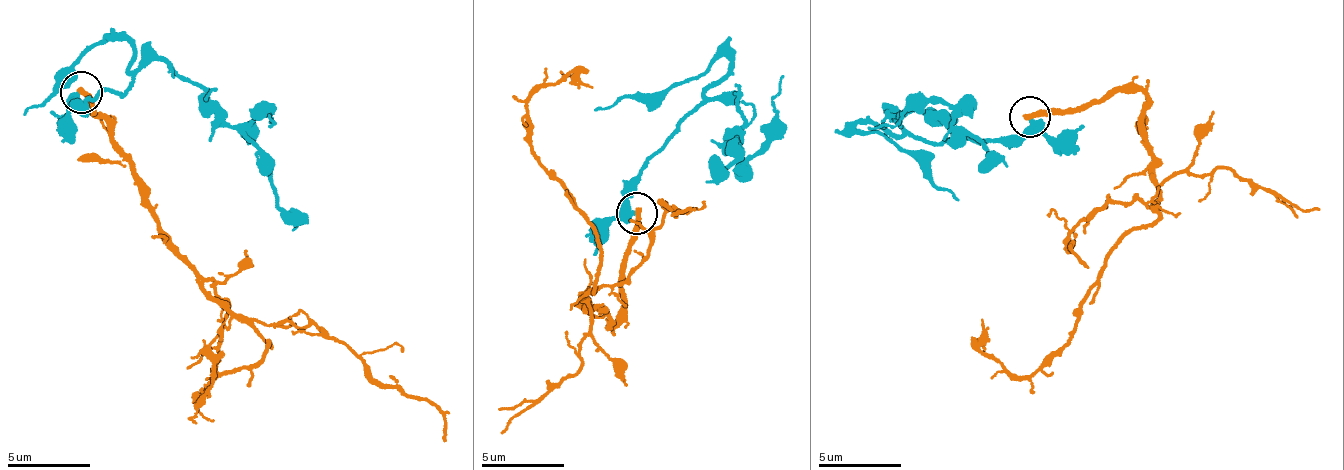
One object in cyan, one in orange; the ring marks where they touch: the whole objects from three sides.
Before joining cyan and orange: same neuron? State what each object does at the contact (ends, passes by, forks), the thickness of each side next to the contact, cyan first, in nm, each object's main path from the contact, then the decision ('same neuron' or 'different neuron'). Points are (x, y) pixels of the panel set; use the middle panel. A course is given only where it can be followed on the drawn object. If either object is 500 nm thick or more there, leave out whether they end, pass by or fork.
cyan passes by | orange ends | 440/360 nm | cyan via (635, 213), (628, 208), (646, 160), (682, 118), (740, 95), (740, 151), (714, 168), (724, 176) | orange via (638, 212), (609, 325), (578, 296), (595, 291), (598, 239), (525, 127), (542, 88), (572, 71), (594, 87) | different neuron

